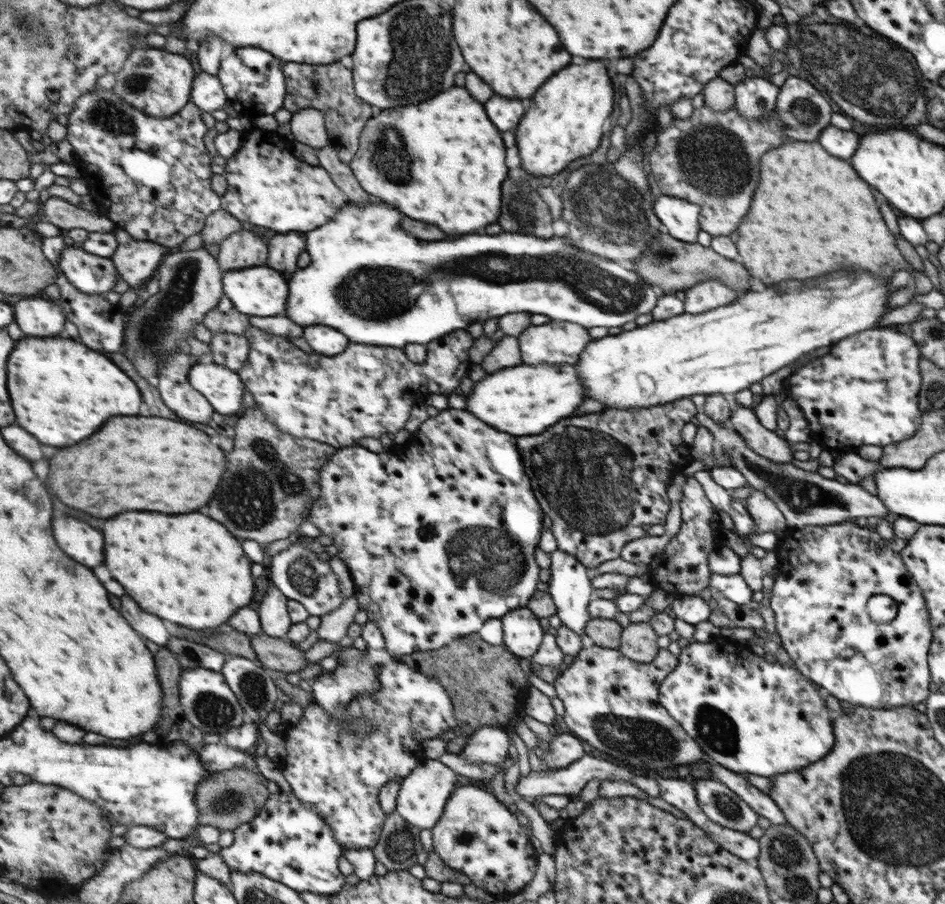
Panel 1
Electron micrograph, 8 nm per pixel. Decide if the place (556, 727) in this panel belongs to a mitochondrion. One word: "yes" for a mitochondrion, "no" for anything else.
no

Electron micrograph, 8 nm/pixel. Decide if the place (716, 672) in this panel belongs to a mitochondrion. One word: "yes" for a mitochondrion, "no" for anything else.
no

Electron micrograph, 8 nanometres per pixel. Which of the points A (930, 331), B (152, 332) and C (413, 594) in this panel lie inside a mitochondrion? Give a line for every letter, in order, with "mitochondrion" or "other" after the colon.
A: mitochondrion
B: mitochondrion
C: other

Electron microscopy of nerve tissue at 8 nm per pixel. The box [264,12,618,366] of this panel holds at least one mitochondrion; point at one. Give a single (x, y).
(389, 155)

